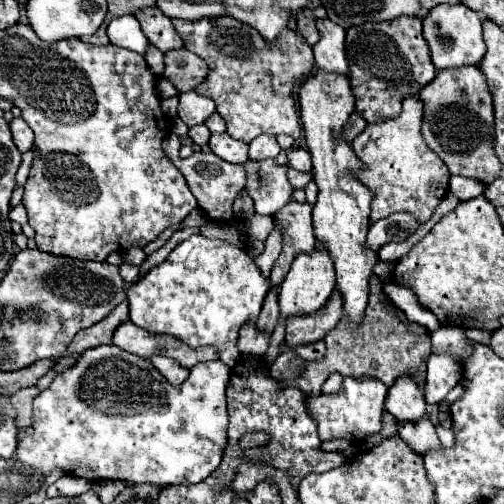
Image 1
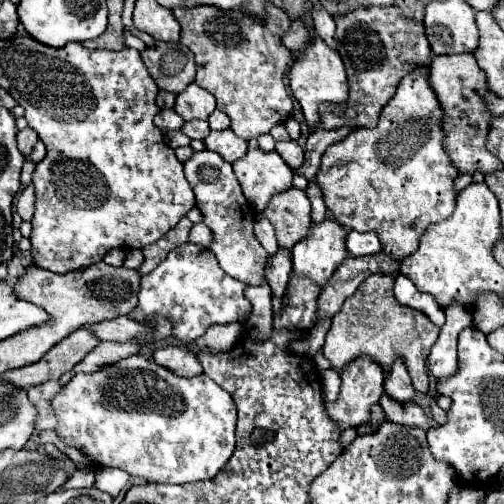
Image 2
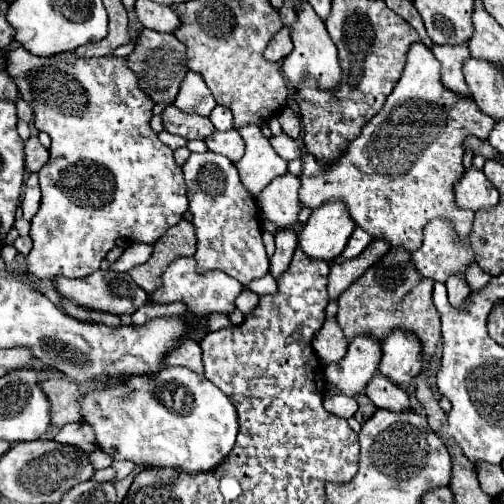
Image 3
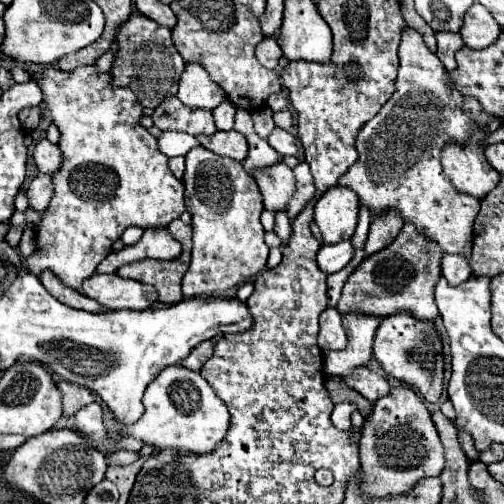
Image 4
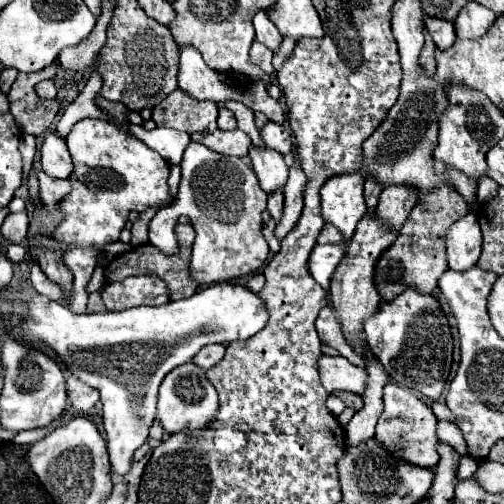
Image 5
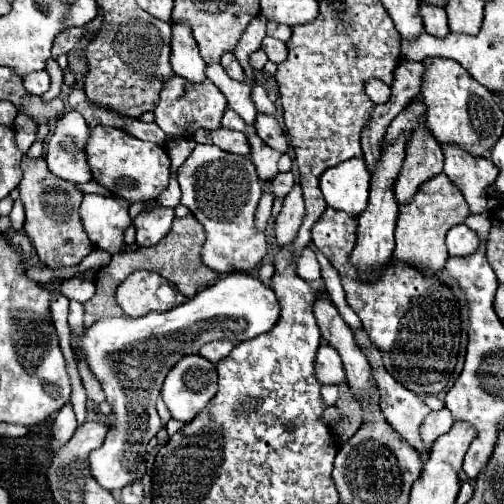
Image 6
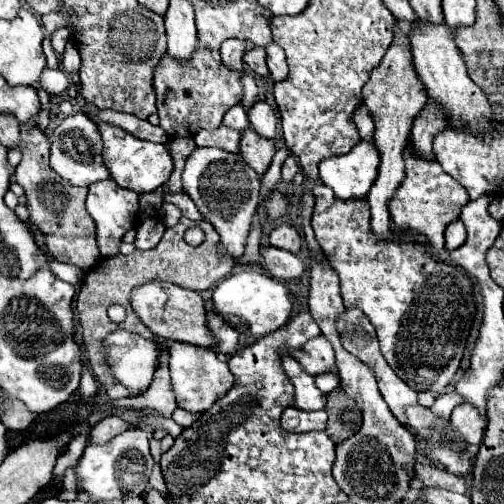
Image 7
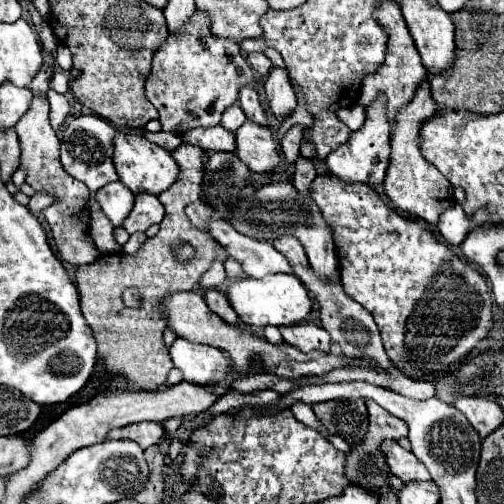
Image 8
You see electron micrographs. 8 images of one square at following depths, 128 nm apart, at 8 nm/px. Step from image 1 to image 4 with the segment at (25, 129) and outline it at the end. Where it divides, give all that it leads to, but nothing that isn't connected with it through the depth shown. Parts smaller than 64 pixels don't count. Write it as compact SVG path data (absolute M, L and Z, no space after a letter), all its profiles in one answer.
M40 140L34 148L34 162L38 166L40 172L50 174L56 172L56 168L60 168L60 150L56 144L50 144L48 140Z

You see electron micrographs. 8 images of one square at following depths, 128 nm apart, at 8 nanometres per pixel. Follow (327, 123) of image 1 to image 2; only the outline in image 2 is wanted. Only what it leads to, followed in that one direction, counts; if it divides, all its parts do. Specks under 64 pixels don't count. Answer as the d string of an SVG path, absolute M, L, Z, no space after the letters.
M314 36L312 44L302 52L302 56L290 68L290 90L302 106L308 130L314 132L320 124L320 106L322 104L348 102L348 82L346 82L344 64L342 64L338 52L328 52L328 48L324 48L324 44L320 44L320 38Z

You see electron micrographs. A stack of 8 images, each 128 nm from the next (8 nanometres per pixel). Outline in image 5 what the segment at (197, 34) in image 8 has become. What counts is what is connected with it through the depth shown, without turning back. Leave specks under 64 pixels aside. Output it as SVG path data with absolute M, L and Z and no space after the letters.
M174 90L164 102L152 110L152 120L156 126L176 128L188 134L194 132L214 132L216 130L218 104L192 100L186 92Z

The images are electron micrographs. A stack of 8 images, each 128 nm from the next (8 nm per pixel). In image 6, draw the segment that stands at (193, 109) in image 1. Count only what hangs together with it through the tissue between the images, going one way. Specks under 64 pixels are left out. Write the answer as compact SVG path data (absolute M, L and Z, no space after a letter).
M172 24L172 54L170 62L174 74L188 80L190 84L206 82L206 62L202 60L196 40L192 40L192 32L188 24Z

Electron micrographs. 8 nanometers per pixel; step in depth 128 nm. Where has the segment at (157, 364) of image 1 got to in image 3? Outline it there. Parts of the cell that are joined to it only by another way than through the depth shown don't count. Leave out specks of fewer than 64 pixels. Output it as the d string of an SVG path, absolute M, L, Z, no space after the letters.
M182 340L174 350L164 356L164 364L168 366L186 366L196 374L204 374L202 368L202 350L194 340Z

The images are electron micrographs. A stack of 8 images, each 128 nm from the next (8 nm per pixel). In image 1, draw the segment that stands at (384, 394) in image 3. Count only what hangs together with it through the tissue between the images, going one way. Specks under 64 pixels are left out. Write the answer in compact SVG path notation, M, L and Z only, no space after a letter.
M428 416L424 420L420 420L420 424L398 424L398 434L420 456L424 456L430 450L442 448L438 434L436 434L436 428L428 420Z

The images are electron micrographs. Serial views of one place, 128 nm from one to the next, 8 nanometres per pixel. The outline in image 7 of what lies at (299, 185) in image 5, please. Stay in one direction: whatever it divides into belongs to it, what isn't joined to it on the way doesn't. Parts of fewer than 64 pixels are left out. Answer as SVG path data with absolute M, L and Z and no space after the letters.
M286 220L270 232L270 246L284 248L290 252L298 252L302 246L302 236L296 230L296 226L290 220Z

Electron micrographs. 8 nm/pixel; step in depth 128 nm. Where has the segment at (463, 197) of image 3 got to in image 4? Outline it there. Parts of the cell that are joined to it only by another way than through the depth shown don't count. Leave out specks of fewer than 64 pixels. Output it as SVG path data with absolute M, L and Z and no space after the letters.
M476 136L468 148L456 148L456 144L448 144L442 156L444 174L454 184L454 188L478 200L492 192L500 178L488 160L484 160L484 148L478 144L484 138L486 136Z

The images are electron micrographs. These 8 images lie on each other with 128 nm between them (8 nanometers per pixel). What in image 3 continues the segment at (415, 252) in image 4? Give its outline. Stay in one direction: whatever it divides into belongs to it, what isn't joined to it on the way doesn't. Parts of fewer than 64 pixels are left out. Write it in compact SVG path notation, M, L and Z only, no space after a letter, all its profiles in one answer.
M388 252L388 268L386 268L386 260L380 260L378 264L374 264L372 268L368 268L368 272L364 272L354 284L352 288L348 288L340 298L338 298L338 314L336 320L346 336L346 340L354 340L356 336L372 336L376 340L384 340L386 336L390 336L394 330L406 330L412 332L422 346L422 368L418 372L418 376L414 378L416 382L416 398L420 400L420 404L424 404L426 410L426 418L430 428L436 432L440 426L446 424L446 412L440 408L438 400L434 398L428 378L426 378L426 370L428 370L428 362L434 354L436 344L440 342L442 334L440 334L440 316L432 304L432 286L434 282L428 278L420 278L416 276L416 270L410 264L410 252Z

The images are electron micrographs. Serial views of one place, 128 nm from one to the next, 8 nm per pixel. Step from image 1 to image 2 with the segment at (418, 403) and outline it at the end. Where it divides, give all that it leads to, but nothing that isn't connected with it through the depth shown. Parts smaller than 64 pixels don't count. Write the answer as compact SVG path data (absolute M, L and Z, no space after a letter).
M396 360L396 364L392 366L392 372L386 378L386 382L384 382L384 390L386 390L386 394L392 400L396 400L400 404L414 402L416 390L412 386L412 380L408 376L408 370L404 368L404 364L400 364L400 360Z

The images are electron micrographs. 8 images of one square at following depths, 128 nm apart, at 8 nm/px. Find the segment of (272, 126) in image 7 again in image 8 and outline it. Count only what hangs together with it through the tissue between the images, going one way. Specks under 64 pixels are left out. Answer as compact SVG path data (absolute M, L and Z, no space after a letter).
M244 88L240 90L240 106L244 110L244 114L248 116L248 120L256 122L256 124L262 124L262 126L268 126L268 118L266 118L266 112L260 104L260 98L256 94L254 88Z

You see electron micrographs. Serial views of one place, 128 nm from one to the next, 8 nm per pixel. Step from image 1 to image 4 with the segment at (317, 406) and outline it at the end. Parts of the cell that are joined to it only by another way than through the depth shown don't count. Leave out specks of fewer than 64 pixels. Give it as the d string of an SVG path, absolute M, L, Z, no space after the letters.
M344 316L342 324L346 328L348 346L340 352L328 352L324 356L324 368L328 376L348 376L352 370L370 362L380 320L374 316Z

